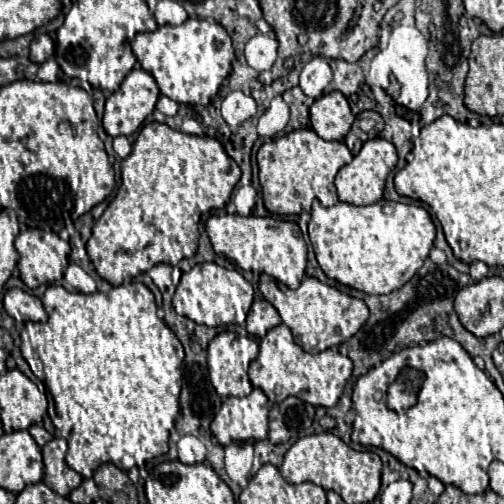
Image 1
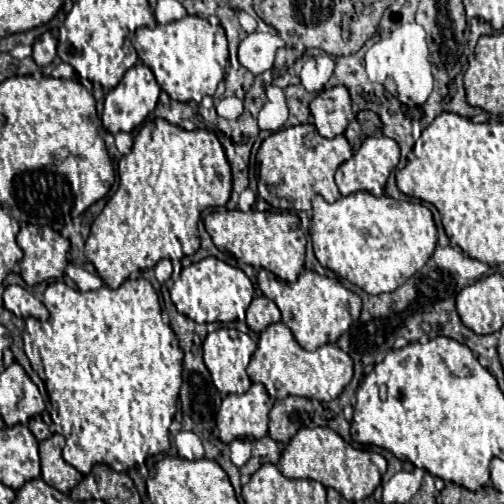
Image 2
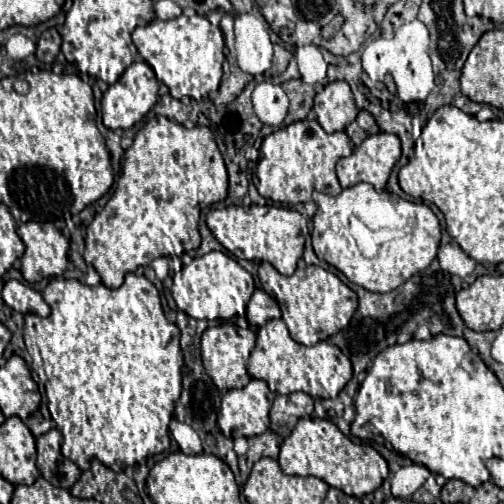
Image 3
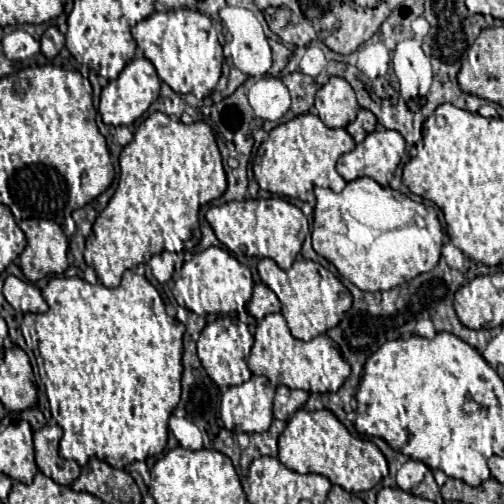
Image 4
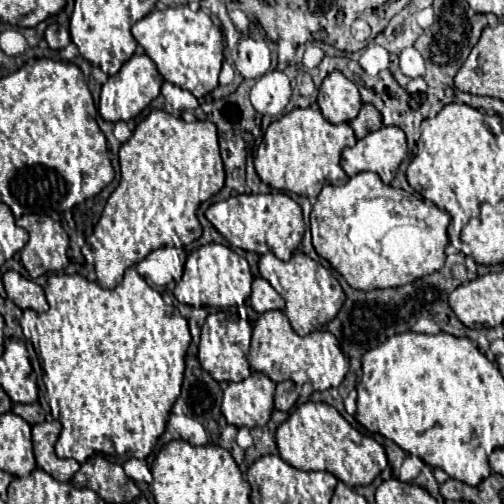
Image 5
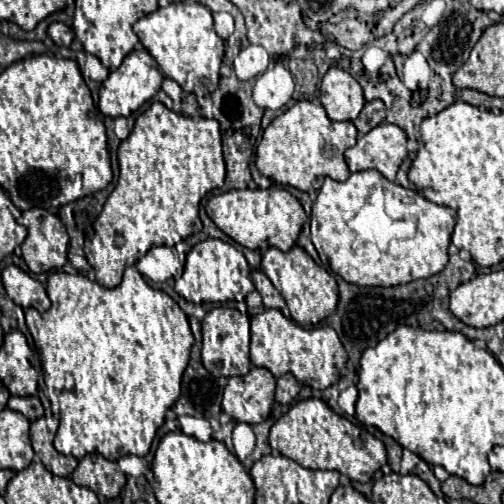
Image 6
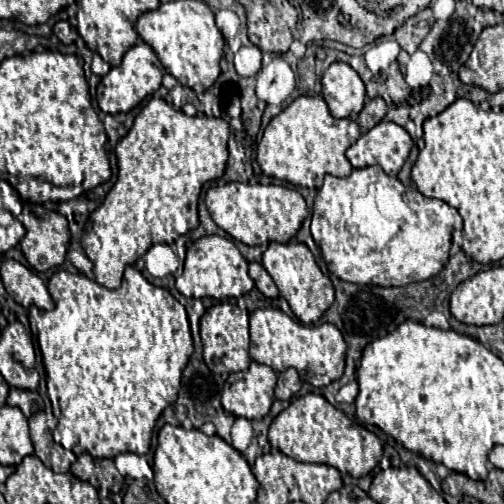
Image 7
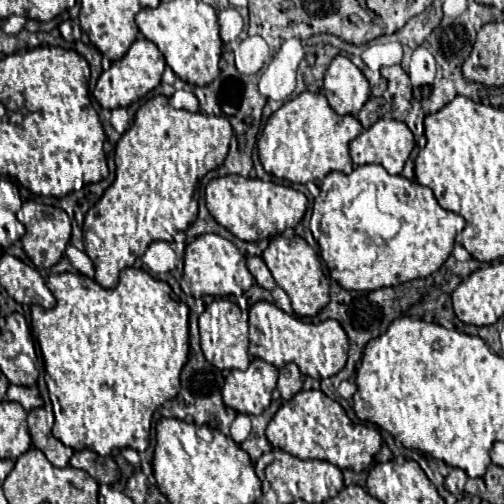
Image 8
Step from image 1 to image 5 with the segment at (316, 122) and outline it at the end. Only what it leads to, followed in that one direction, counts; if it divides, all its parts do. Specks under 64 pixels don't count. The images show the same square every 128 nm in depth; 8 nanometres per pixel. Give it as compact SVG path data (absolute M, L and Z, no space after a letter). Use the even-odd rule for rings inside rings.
M330 72L318 90L318 106L328 122L340 124L356 118L362 100L354 82L342 72Z

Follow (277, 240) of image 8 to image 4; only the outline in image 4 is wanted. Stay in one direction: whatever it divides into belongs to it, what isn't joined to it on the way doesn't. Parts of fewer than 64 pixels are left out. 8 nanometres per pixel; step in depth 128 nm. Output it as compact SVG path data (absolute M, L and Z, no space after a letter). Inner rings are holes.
M262 258L258 262L258 274L262 282L280 298L282 316L286 318L292 336L298 340L312 340L328 332L342 320L352 304L348 288L330 270L312 260L298 258L290 270L282 270L272 258Z

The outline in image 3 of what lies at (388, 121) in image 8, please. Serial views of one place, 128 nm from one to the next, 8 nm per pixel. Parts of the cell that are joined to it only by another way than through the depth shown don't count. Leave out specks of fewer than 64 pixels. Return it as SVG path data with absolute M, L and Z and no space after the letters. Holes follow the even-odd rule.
M378 132L368 136L350 156L336 164L342 188L368 182L376 190L386 190L386 182L394 164L400 160L400 138L396 134Z

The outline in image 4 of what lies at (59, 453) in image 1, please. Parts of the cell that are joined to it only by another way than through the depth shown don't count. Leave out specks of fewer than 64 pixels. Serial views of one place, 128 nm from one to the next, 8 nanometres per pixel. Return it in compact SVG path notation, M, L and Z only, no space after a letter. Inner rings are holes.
M46 424L34 432L34 452L36 466L42 474L52 478L62 486L70 486L80 476L80 466L74 460L66 460L58 454L58 442L62 438L62 428L56 424Z

